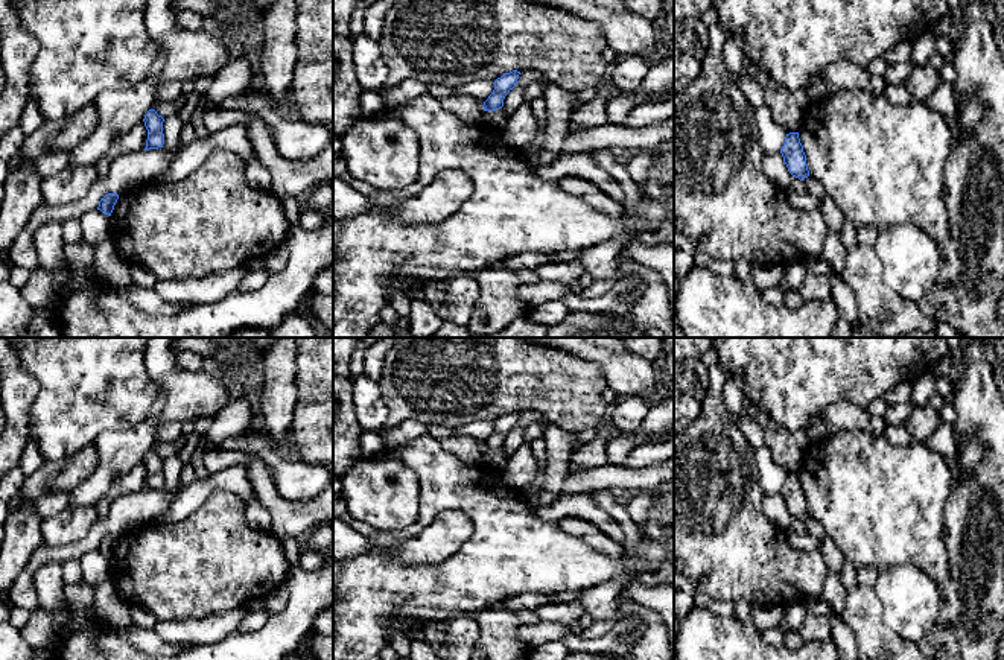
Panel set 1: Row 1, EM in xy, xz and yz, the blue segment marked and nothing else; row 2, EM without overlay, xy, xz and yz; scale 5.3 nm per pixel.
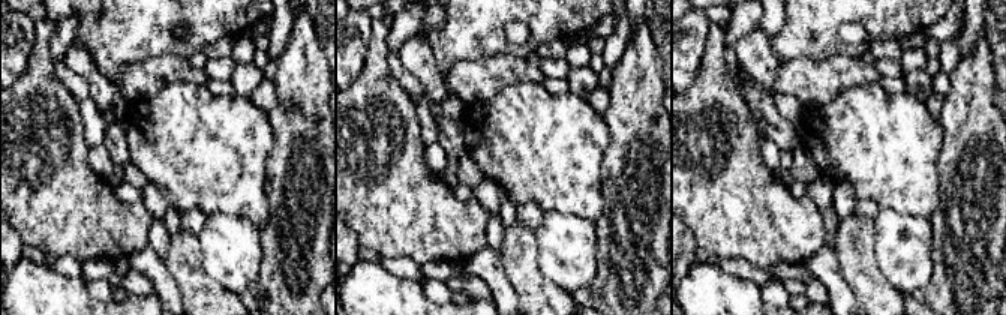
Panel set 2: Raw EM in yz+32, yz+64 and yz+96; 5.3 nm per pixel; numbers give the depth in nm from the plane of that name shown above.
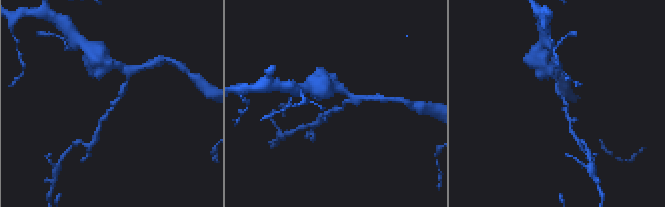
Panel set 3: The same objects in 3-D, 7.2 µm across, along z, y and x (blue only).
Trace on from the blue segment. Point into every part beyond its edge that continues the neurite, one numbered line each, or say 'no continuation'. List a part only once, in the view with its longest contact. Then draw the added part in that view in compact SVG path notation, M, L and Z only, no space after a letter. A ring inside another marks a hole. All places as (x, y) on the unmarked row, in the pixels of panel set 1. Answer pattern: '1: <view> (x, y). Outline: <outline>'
no continuation

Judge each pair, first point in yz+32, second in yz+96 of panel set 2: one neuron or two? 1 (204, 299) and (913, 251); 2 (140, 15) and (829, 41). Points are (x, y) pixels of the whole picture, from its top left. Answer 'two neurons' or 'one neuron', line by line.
1: two neurons
2: one neuron

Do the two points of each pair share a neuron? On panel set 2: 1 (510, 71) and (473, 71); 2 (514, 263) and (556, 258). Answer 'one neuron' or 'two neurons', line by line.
1: one neuron
2: two neurons

